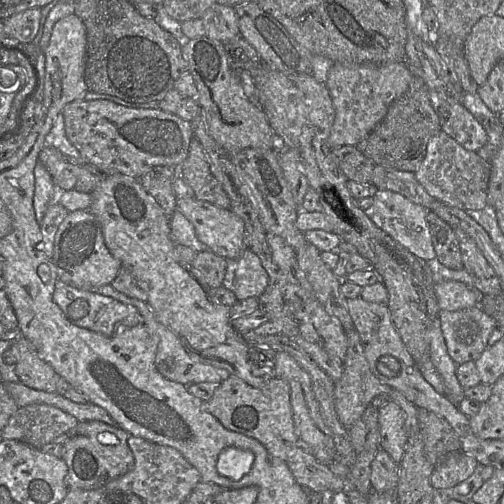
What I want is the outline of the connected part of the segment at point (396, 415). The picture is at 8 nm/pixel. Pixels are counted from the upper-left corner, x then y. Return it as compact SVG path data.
M394 401L378 409L380 448L385 450L394 462L400 465L408 436L405 430L405 413Z

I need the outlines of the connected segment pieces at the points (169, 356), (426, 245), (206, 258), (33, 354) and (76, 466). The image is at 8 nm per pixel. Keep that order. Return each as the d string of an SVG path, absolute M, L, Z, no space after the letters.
M111 284L93 287L89 291L100 294L103 296L107 296L117 300L121 303L128 304L130 306L134 306L137 312L143 317L143 324L146 328L158 337L158 346L155 357L155 365L157 370L167 379L179 382L185 386L201 383L201 382L219 382L226 380L231 374L222 368L217 368L212 365L204 364L201 362L194 361L185 351L181 341L177 337L177 335L159 323L154 316L154 313L149 308L146 302L140 301L135 298L130 298L113 288Z
M376 190L372 195L373 204L364 212L373 223L415 256L428 261L436 258L430 229L427 223L428 210L415 204L399 193Z
M205 250L196 254L190 266L199 283L205 283L211 290L223 286L227 266L225 258Z
M19 337L9 350L17 359L15 372L20 383L35 390L56 392L56 383L61 376L39 356L27 339Z
M80 421L74 428L66 433L63 444L62 459L66 462L68 473L65 484L68 489L95 489L99 488L115 478L118 478L134 467L134 456L128 445L130 434L117 425L109 425L101 421Z

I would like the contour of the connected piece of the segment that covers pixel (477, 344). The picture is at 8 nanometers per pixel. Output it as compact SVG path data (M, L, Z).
M480 306L459 311L441 310L439 320L448 354L457 365L476 361L488 347L491 333L498 327L498 322L488 316Z

